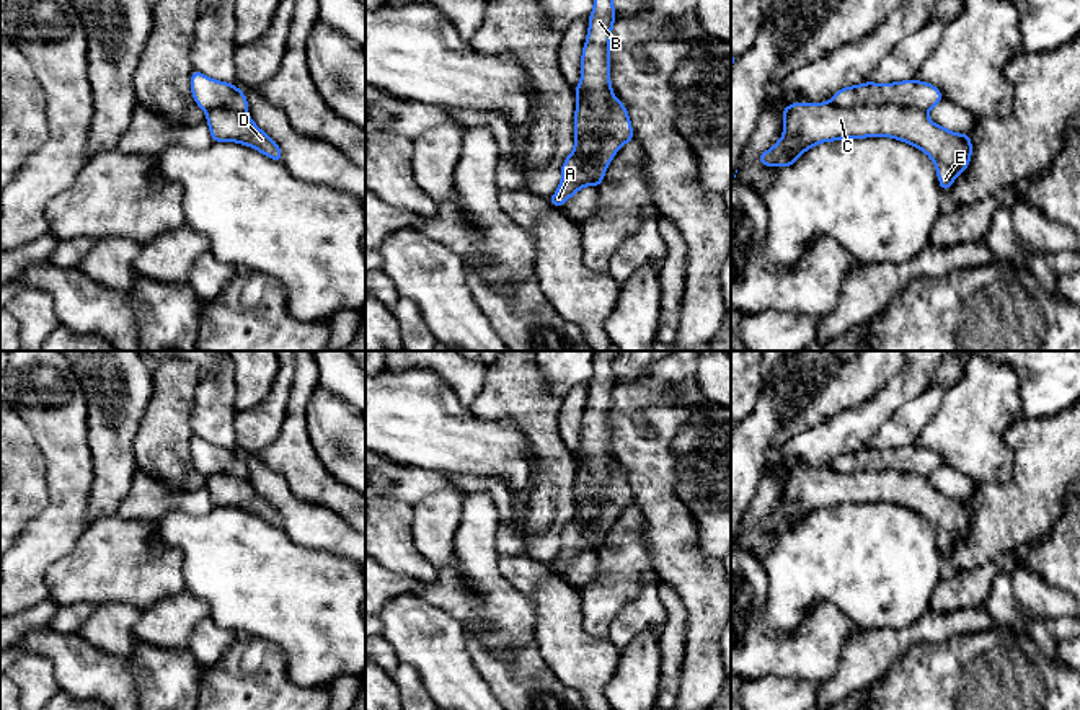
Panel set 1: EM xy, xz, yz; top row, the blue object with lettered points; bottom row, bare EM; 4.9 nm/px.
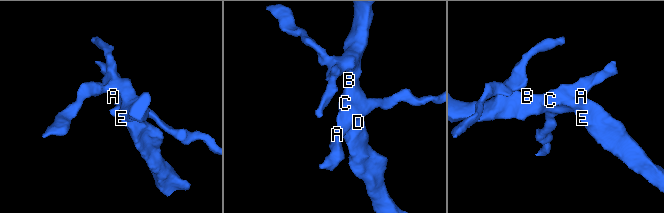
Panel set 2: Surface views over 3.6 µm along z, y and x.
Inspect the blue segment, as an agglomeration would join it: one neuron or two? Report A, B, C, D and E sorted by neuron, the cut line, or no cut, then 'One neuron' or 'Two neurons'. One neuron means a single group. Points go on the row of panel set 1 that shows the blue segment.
Groups: A / B C D E. Split along xz (615, 98), (607, 105), (596, 168), (588, 172). Two neurons

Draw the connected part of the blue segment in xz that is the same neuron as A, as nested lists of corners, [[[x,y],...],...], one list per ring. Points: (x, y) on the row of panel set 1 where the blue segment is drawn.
[[[617,98],[607,104],[607,119],[599,153],[594,158],[595,171],[587,171],[578,152],[566,157],[561,166],[561,183],[548,201],[561,211],[561,204],[573,197],[582,186],[595,186],[597,175],[605,173],[609,163],[622,145],[633,140],[633,127],[626,108]]]

